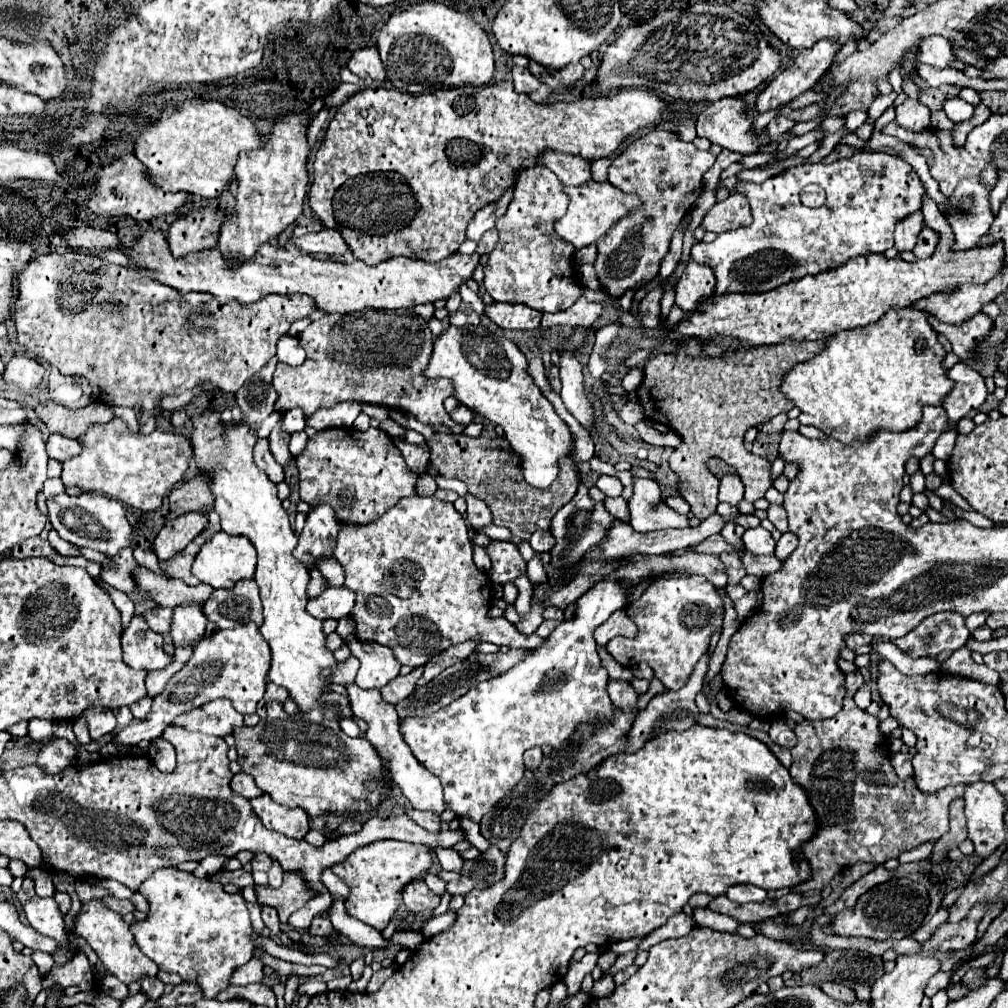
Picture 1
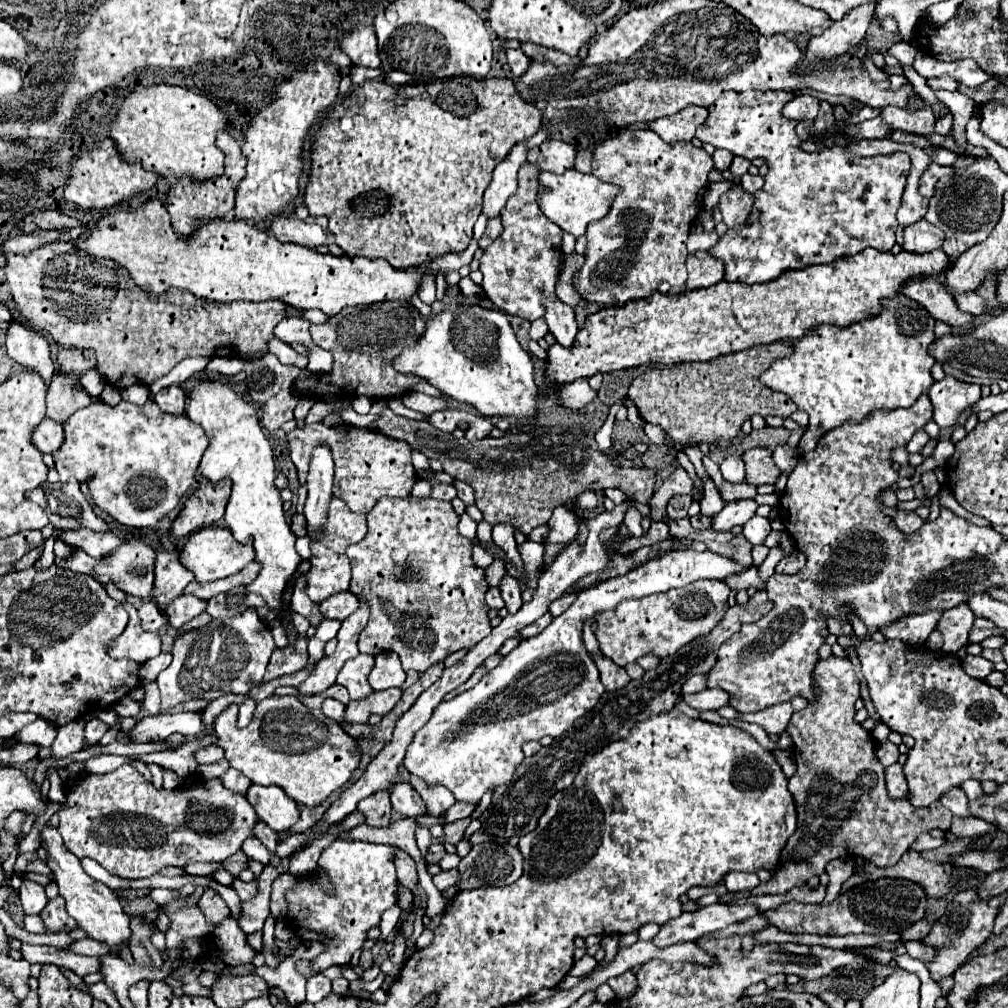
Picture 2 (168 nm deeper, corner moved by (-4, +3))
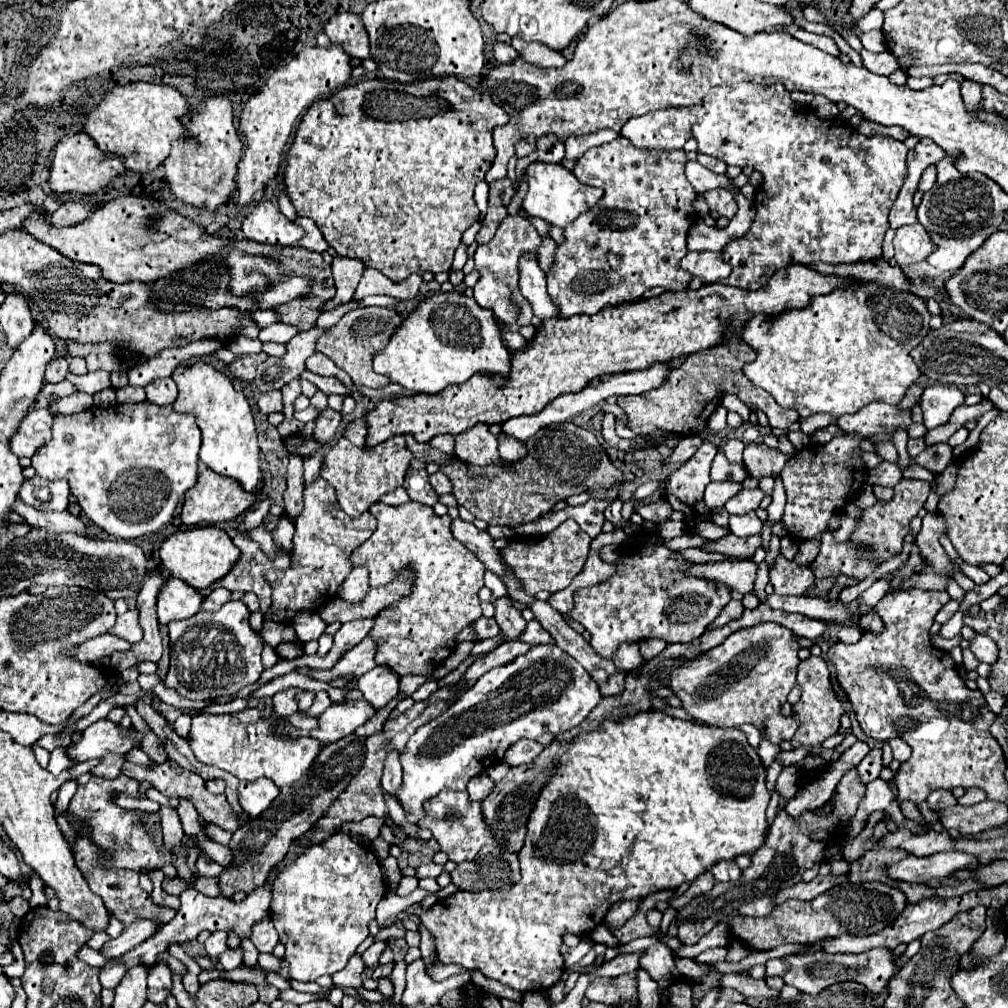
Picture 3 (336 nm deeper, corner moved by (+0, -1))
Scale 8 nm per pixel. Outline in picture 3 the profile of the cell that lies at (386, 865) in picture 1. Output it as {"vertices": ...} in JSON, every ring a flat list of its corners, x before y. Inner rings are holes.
{"vertices":[[344,832,332,834,326,842,318,842,318,846,310,846,310,850,288,866,272,884,270,918,280,934,280,942,286,946,290,976,300,982,314,982,322,974,342,970,354,956,356,948,368,938,368,924,374,920,376,906,384,894,386,886,382,864,370,848,354,842]]}

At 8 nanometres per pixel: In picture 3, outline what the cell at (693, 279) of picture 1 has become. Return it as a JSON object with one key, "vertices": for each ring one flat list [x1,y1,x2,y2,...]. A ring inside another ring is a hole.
{"vertices":[[688,252,680,264,686,272,694,278,702,278,706,284,714,284,732,272,720,252]]}

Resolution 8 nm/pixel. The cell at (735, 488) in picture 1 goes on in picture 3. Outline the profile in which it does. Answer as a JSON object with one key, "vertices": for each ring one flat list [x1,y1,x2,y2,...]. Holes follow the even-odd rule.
{"vertices":[[728,440,724,444,724,456,730,460,730,462,736,462,740,464,742,462,742,450,744,450,744,442,742,440]]}

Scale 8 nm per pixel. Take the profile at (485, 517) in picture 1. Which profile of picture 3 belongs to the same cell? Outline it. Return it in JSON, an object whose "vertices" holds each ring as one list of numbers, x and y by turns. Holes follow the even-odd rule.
{"vertices":[[442,472,430,474,430,484,432,484,432,488,436,490,436,494,440,494,440,496,452,494,452,482,450,482]]}

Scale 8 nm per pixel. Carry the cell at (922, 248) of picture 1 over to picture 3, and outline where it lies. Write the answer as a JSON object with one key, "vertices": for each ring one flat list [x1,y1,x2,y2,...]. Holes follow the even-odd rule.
{"vertices":[[912,224,896,230,894,250,896,250,894,258,898,266,908,266,908,264,926,260,936,250,936,246,920,224]]}

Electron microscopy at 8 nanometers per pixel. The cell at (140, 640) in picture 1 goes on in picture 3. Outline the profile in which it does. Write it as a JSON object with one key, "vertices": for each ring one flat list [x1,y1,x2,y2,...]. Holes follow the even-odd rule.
{"vertices":[[102,634,98,638,92,638,92,640,86,640,84,644,80,644,76,650,76,656,80,660,100,662,102,658,110,658,114,652,126,652,130,648,132,648,132,644,126,642,124,638,118,638,114,634]]}

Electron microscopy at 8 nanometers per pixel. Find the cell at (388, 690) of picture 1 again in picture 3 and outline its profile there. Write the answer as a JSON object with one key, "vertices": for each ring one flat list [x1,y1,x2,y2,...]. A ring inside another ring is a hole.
{"vertices":[[364,698,354,702,344,702,344,704,332,704,326,712,318,716,320,726,312,734,316,740,324,744,332,744,352,734,358,726,362,726,374,714,376,710]]}

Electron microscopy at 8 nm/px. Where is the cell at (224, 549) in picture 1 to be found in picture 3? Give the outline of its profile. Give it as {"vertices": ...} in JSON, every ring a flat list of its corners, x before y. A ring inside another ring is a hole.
{"vertices":[[202,526,202,528,192,528,168,536,160,548,160,558,164,568,170,572,170,576,180,578,186,584,200,590,224,578,224,574,228,574,234,568,234,564,238,564,240,550,224,530,214,526]]}

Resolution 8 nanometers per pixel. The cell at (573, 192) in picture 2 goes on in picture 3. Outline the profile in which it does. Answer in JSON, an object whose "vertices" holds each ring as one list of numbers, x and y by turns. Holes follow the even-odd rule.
{"vertices":[[534,162,528,166,526,176,528,176,528,194,522,202,522,208,526,210,526,214,542,218,548,224,554,224,560,228,568,226,580,214,584,214,586,210,596,206,604,194,602,188,594,188,594,186,586,186,586,184,578,182,578,178,570,170,566,170,562,164]]}

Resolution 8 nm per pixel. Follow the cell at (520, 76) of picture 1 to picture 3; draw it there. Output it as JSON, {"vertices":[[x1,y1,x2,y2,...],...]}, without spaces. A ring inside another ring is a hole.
{"vertices":[[496,42,494,44,494,58,498,64,510,64,518,58,518,52,510,46,510,44,502,44,502,42]]}

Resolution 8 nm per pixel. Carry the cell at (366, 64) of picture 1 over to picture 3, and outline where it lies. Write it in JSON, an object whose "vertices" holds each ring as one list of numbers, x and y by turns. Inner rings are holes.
{"vertices":[[352,12,336,14,326,22,324,32,328,34,330,42,336,46,342,46,348,56,356,60,366,60,370,56,368,54,368,34,366,34,366,28,362,26,360,16]]}

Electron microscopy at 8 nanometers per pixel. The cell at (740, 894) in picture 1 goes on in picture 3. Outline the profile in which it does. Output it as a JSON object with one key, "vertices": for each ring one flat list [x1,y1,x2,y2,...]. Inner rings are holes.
{"vertices":[[718,862,710,870,718,882,736,882,742,874,742,870,736,866,736,862]]}

